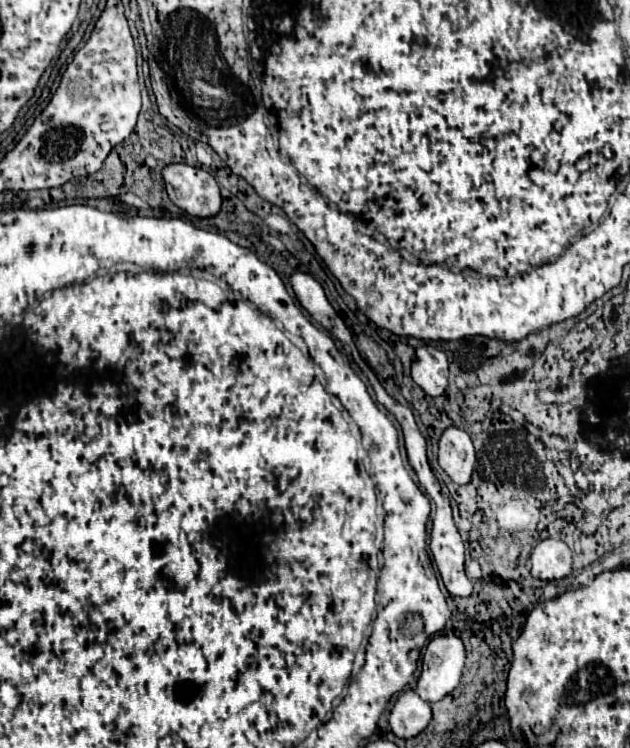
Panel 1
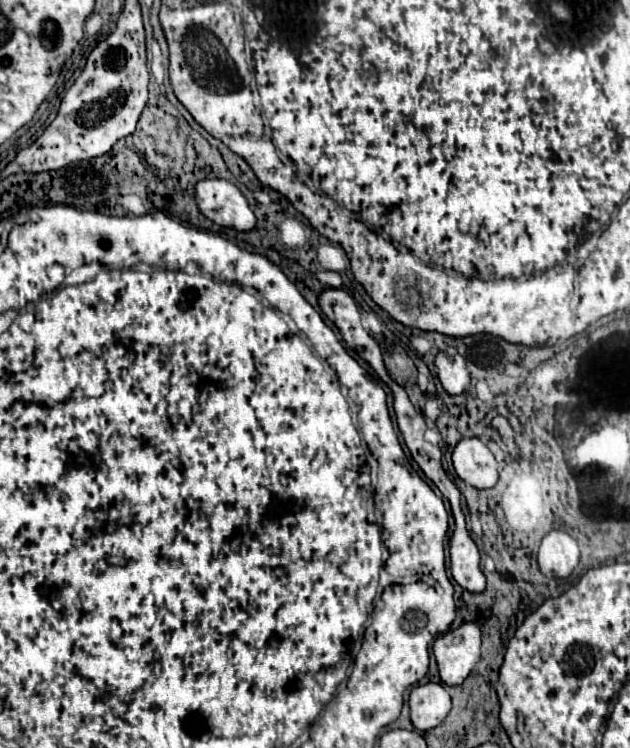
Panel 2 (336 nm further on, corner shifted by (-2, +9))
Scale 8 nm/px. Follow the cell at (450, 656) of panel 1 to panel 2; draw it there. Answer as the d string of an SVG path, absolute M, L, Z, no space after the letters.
M461 624L457 630L451 630L443 636L439 636L435 640L433 652L437 658L437 666L439 666L439 676L447 686L459 686L465 682L465 678L469 676L469 672L473 670L473 666L479 662L479 648L481 648L481 632L477 628L477 624Z

